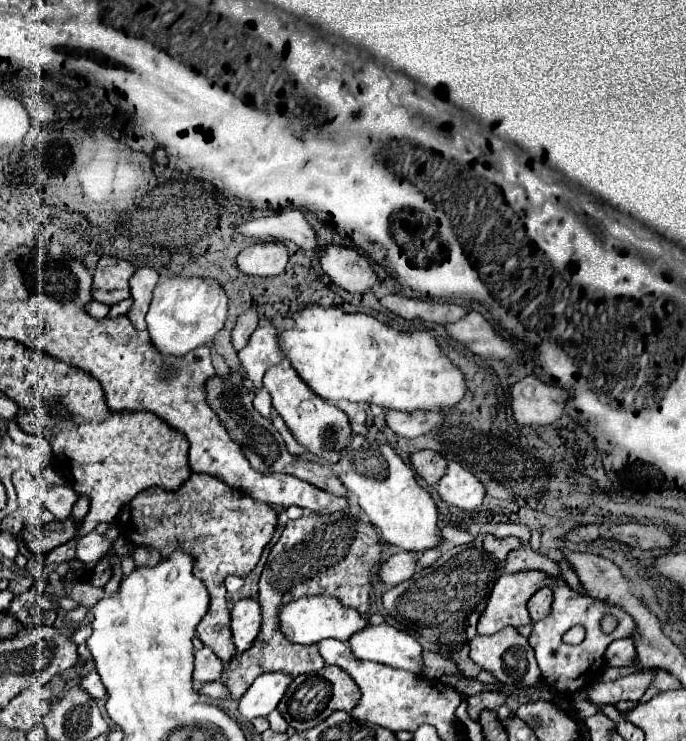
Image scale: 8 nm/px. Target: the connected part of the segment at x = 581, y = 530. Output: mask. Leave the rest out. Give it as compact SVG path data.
M585 525L585 527L577 527L573 533L571 533L571 541L579 543L579 541L595 541L599 539L599 527L597 525Z

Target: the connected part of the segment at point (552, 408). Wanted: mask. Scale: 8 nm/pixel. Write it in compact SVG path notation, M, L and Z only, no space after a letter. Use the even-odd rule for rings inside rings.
M527 375L511 387L511 407L519 425L549 425L563 417L569 391L547 385L535 375Z

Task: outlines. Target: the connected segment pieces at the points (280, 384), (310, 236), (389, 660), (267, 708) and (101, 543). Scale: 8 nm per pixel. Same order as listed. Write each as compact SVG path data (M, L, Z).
M283 359L281 363L269 367L269 371L263 377L263 387L271 393L273 407L285 419L285 423L291 429L291 433L295 435L295 439L303 447L307 447L311 453L315 453L317 457L323 457L327 453L339 453L341 449L347 447L349 437L351 437L351 427L349 427L347 415L339 407L331 405L329 401L325 401L323 397L313 393L305 385L305 381L301 381L297 371L291 367L289 359Z
M299 209L283 211L265 219L253 219L245 225L237 227L239 233L247 237L261 237L261 239L277 239L277 241L293 241L303 251L315 253L317 251L317 231L307 223L305 215Z
M371 625L349 639L349 647L357 659L383 663L413 675L423 673L423 647L409 633L391 625Z
M283 673L259 675L239 699L239 715L247 721L253 721L255 717L265 717L277 707L285 693L285 687L289 687L291 681L293 677Z
M87 533L75 543L75 559L79 559L81 563L95 563L101 555L105 555L109 547L111 543L105 541L99 533Z

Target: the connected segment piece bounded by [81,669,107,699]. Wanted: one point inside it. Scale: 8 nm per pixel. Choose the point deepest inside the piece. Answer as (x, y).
(92, 683)

